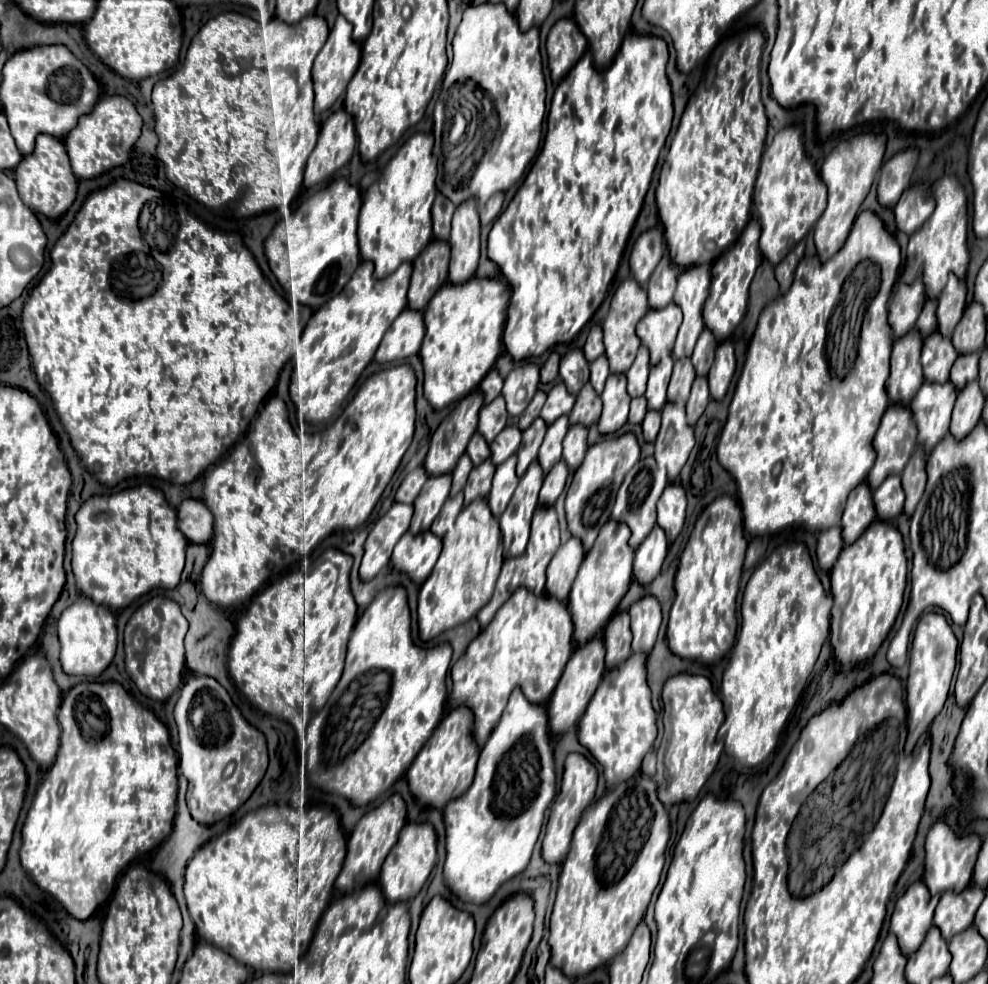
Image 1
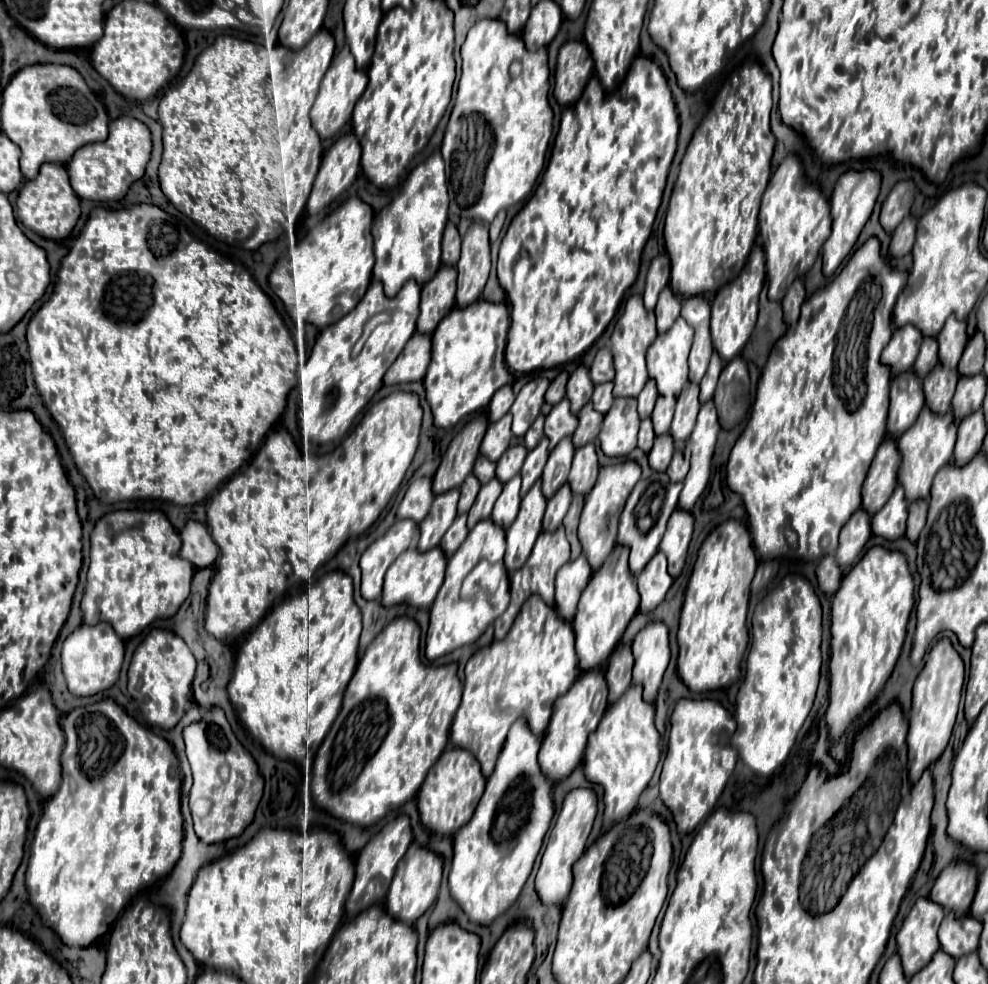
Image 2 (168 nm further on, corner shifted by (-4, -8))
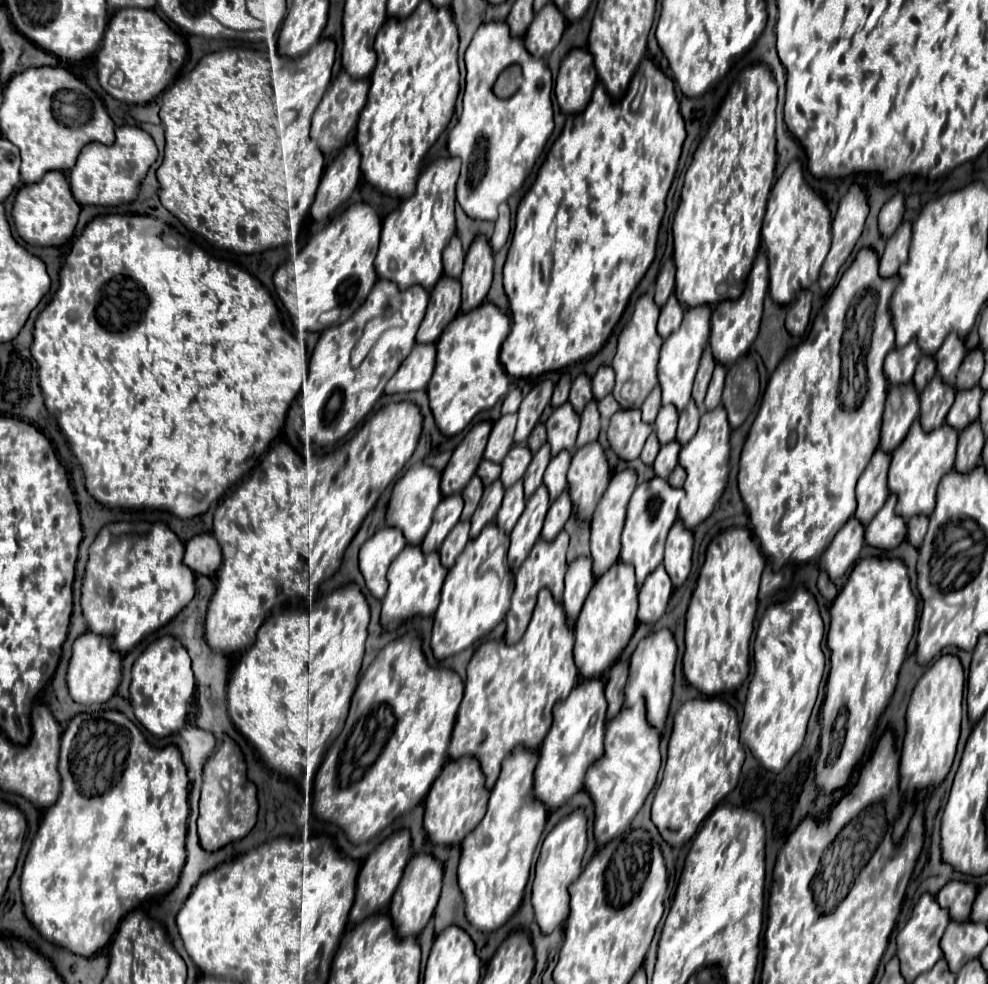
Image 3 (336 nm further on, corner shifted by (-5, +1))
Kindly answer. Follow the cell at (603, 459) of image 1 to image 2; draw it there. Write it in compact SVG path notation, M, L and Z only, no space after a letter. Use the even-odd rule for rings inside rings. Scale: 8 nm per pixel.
M623 461L623 463L611 465L611 467L601 467L597 485L585 497L585 507L583 507L581 523L579 523L579 541L583 545L583 553L593 571L597 571L603 565L603 561L609 557L609 553L615 547L619 515L625 507L629 493L633 491L635 483L639 481L639 477L641 477L641 467L635 461Z

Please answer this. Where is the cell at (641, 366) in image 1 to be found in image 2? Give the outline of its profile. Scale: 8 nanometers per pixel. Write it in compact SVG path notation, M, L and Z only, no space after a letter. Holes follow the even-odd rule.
M649 379L647 381L647 387L639 393L637 401L639 401L639 415L641 419L647 419L651 413L653 413L653 407L655 407L655 401L657 401L657 387L655 387L655 381Z

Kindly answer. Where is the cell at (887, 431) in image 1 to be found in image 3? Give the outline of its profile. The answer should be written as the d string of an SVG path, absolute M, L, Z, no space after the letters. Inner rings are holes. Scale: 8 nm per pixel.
M876 450L870 464L862 472L858 484L856 484L856 498L858 498L858 508L856 508L856 518L866 526L876 512L884 506L890 490L886 484L886 474L890 466L890 454L884 454L884 450Z

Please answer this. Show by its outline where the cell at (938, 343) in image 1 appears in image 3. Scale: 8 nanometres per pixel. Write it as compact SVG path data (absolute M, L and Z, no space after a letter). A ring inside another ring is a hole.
M936 374L932 382L920 394L920 422L926 432L944 424L946 414L954 402L954 386L944 384L944 380Z

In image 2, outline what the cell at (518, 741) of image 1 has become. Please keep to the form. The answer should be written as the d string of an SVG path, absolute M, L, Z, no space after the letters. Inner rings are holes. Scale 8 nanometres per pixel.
M517 719L473 819L453 835L455 855L449 873L449 889L471 923L491 925L515 903L531 875L543 837L551 825L555 813L551 799L553 787L547 787L547 779L539 775L539 747L541 739L531 735L523 719Z

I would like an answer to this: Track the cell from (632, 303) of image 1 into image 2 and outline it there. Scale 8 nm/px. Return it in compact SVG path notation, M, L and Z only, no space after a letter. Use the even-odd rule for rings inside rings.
M631 295L625 303L625 311L615 323L615 331L611 335L611 353L613 353L613 367L615 367L615 389L613 397L637 397L645 387L649 375L645 365L645 353L657 337L655 329L655 313L643 307L641 295Z

